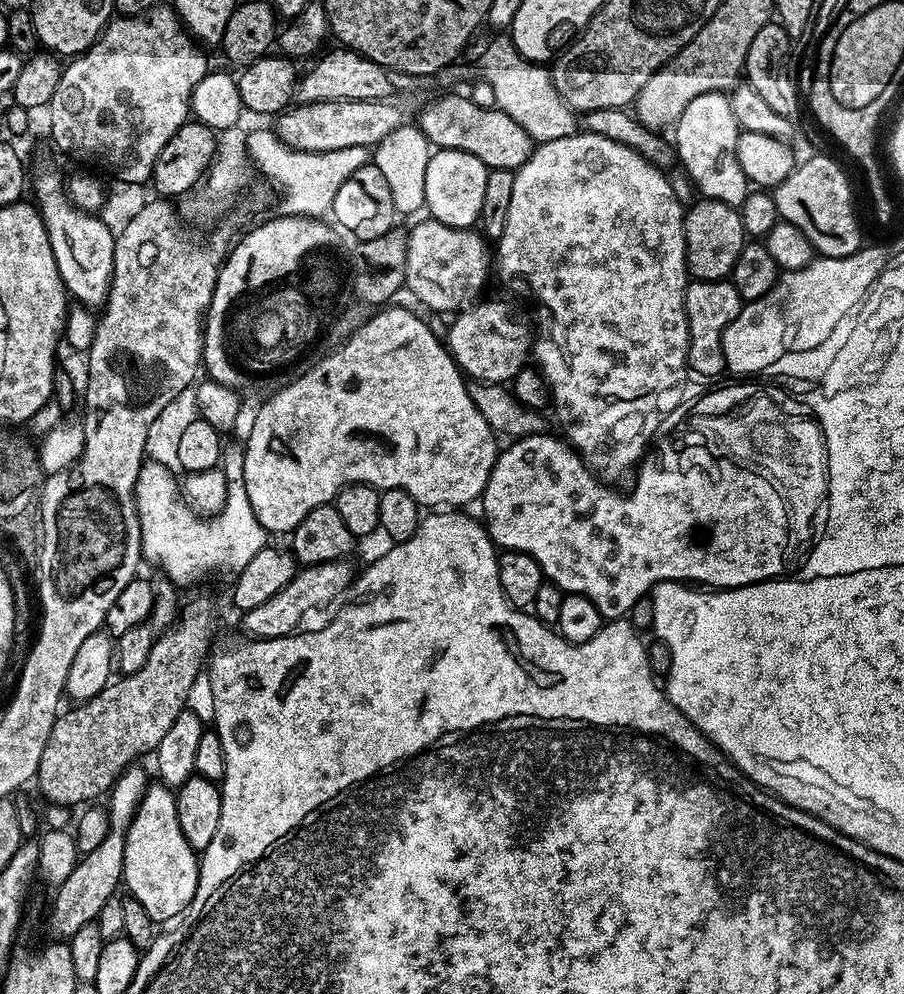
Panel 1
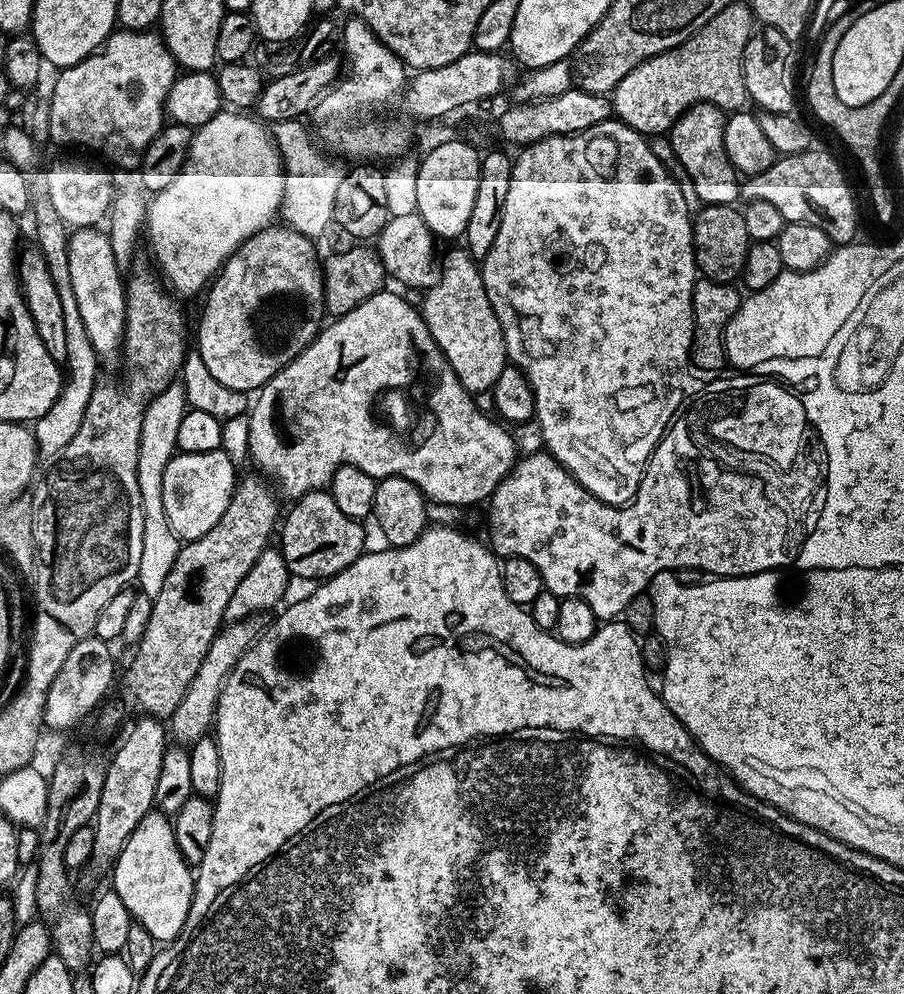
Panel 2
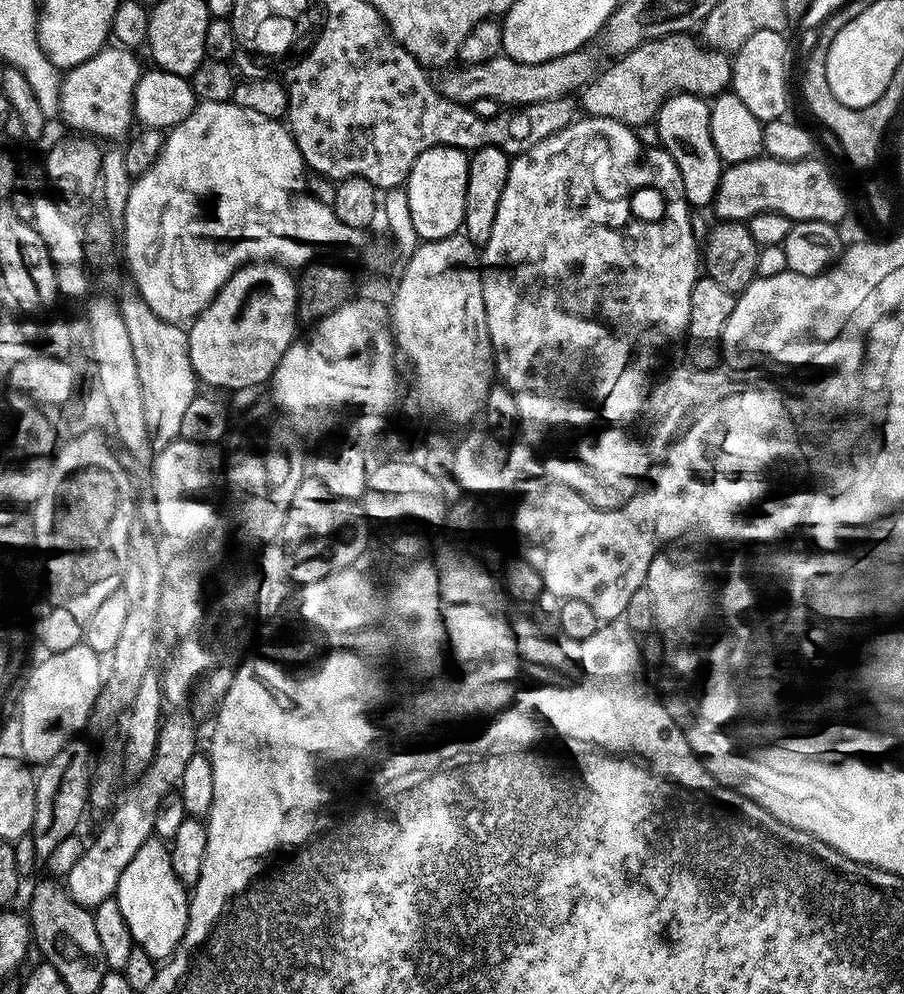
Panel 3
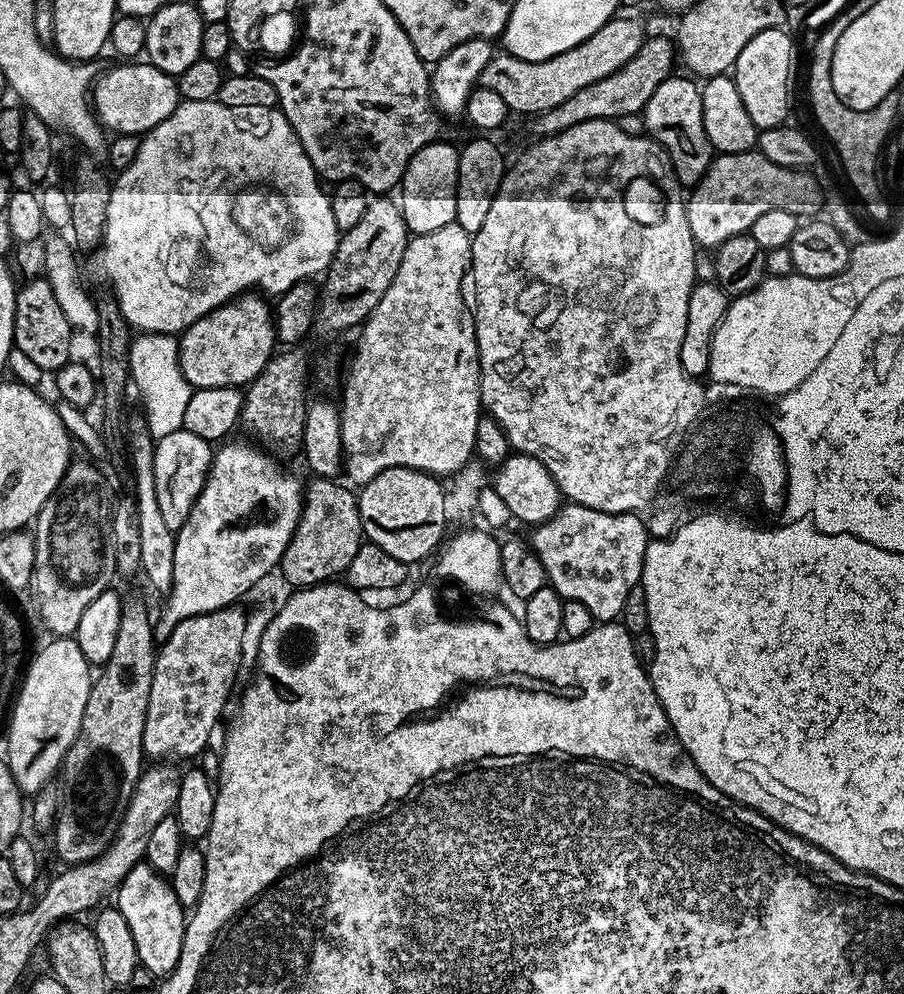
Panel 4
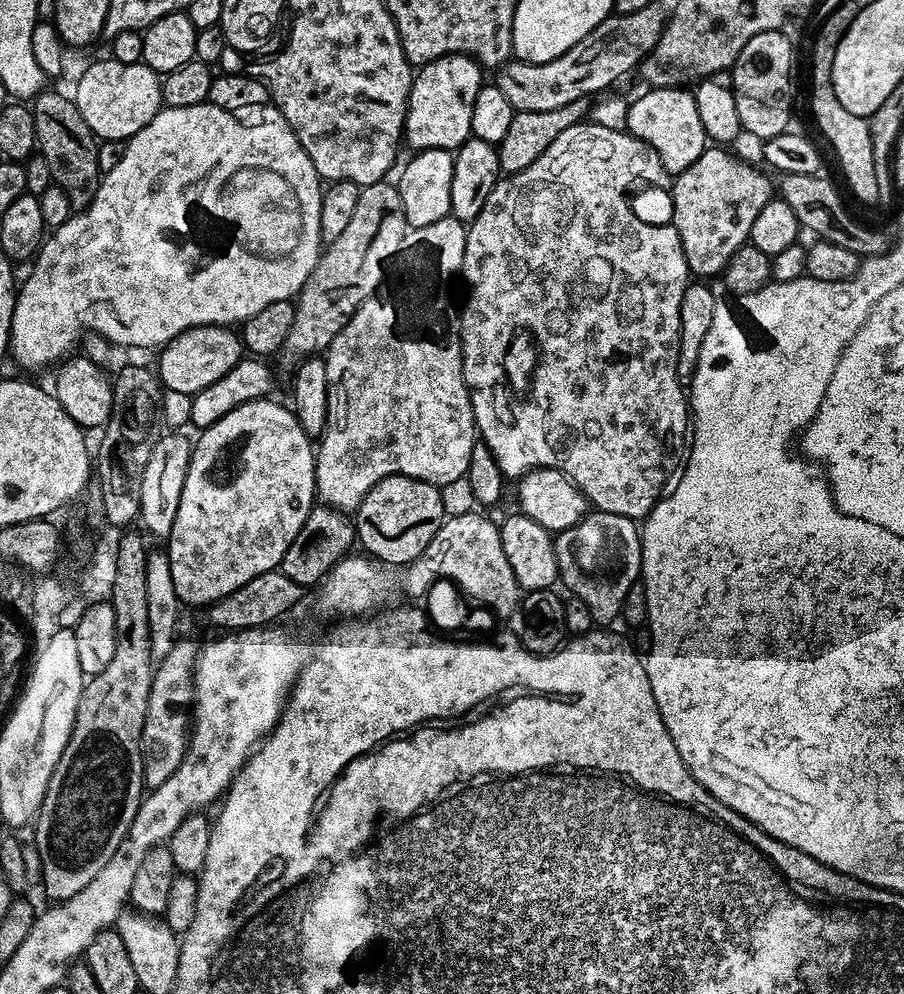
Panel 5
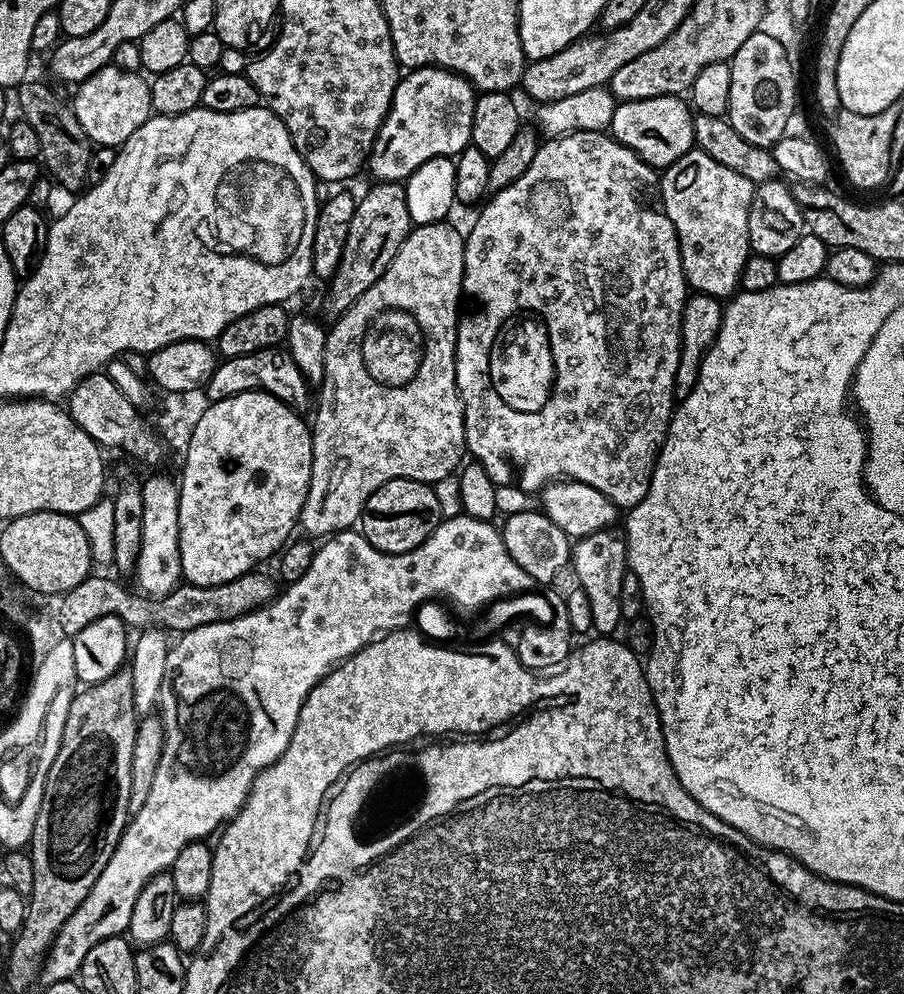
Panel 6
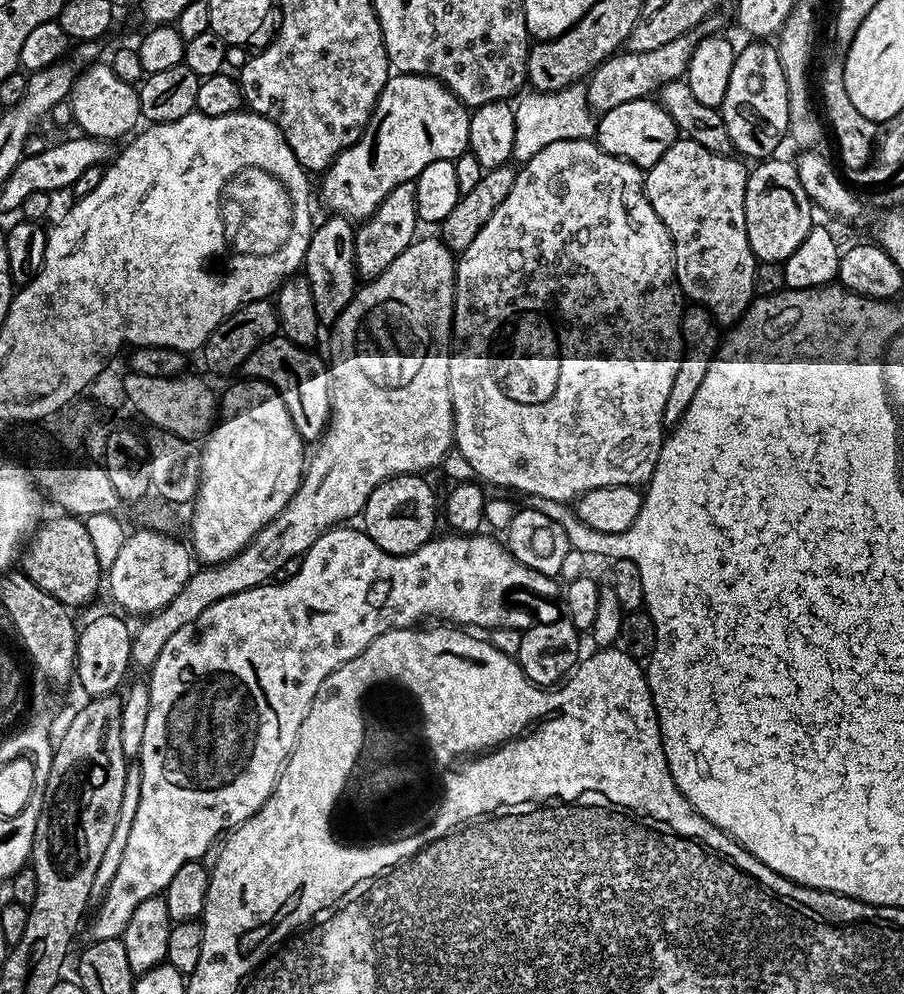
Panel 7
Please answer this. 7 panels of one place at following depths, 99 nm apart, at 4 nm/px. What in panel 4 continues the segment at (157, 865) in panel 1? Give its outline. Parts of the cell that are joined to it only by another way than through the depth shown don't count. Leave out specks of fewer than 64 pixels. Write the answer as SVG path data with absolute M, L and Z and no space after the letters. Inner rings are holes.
M147 862L138 863L120 883L114 896L114 904L119 908L122 918L126 918L126 923L130 925L130 934L134 934L134 946L138 946L140 967L150 970L150 974L157 978L172 973L182 954L186 910L178 902L171 883Z

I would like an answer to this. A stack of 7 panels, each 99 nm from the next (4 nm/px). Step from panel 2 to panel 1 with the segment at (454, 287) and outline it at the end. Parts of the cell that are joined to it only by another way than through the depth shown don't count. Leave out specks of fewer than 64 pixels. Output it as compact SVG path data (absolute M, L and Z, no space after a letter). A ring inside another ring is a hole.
M484 300L481 304L473 306L469 312L460 310L453 317L454 322L448 328L446 335L446 347L455 358L465 377L481 380L486 383L501 384L512 382L516 375L529 363L530 353L534 348L533 333L528 333L528 328L522 321L516 320L516 316L504 304L496 300Z

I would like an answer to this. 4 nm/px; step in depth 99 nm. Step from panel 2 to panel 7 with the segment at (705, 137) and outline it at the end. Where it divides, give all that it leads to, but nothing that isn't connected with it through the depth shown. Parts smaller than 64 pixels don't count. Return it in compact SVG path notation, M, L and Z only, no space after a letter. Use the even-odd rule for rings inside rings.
M645 98L634 102L622 102L614 106L614 110L603 113L596 121L594 139L602 150L606 150L606 154L614 154L623 160L629 160L641 170L647 170L654 166L654 162L658 162L658 158L662 158L662 154L666 154L666 150L670 150L672 143L678 139L678 133L674 118L670 118L668 111L655 99Z

